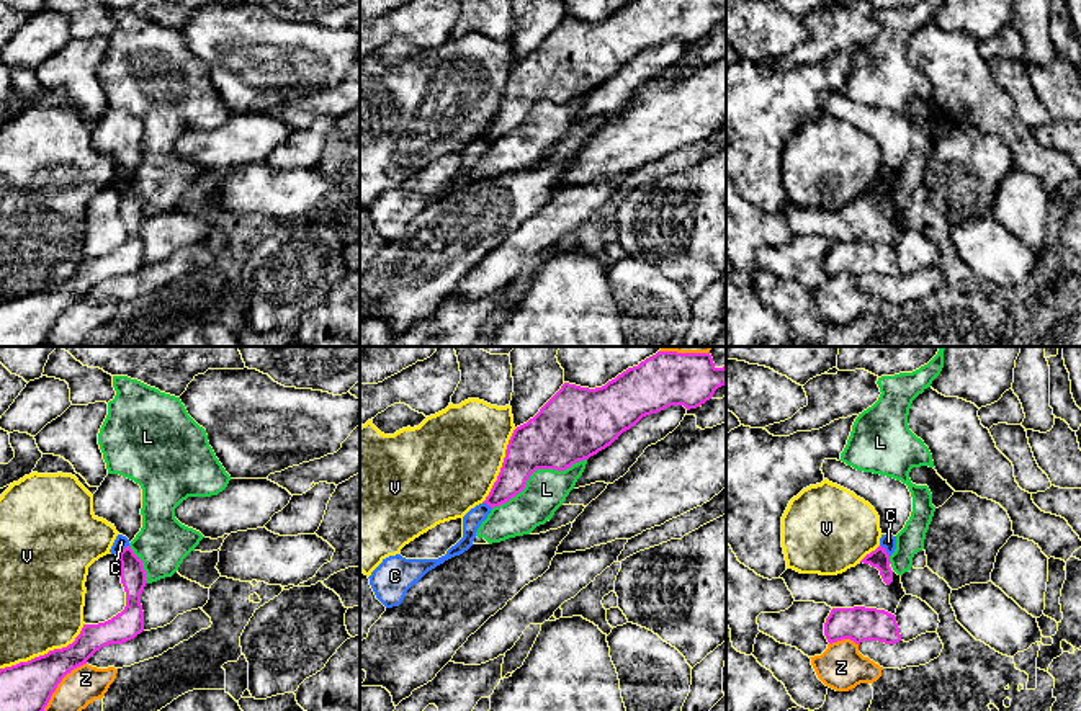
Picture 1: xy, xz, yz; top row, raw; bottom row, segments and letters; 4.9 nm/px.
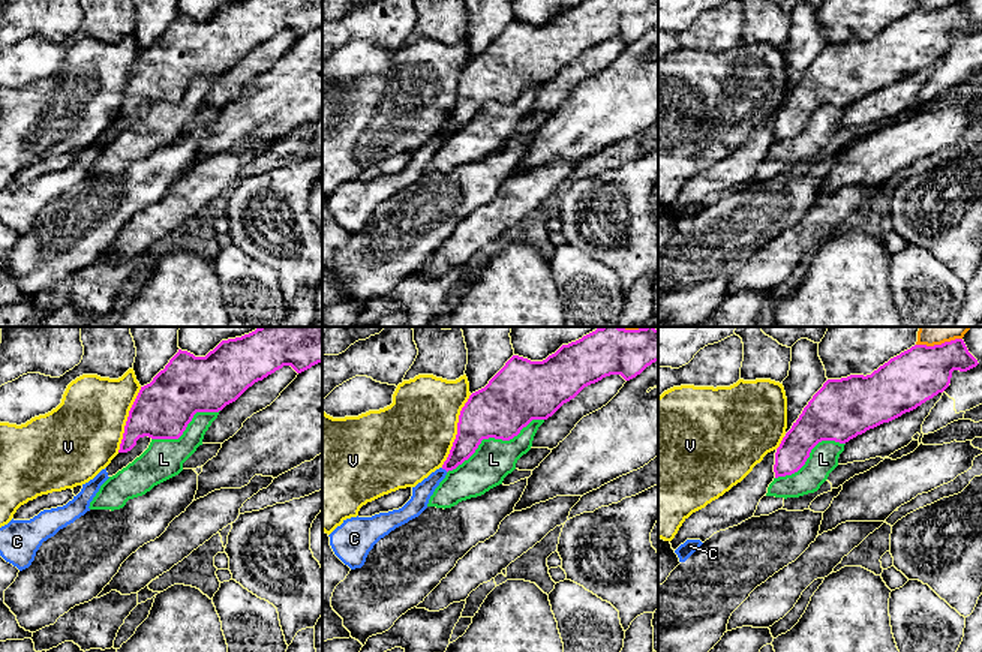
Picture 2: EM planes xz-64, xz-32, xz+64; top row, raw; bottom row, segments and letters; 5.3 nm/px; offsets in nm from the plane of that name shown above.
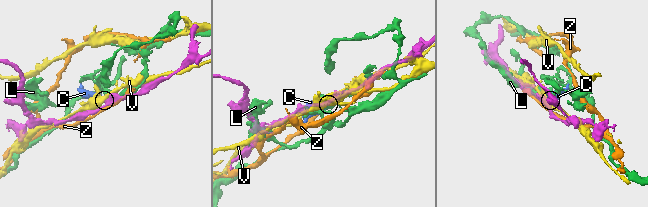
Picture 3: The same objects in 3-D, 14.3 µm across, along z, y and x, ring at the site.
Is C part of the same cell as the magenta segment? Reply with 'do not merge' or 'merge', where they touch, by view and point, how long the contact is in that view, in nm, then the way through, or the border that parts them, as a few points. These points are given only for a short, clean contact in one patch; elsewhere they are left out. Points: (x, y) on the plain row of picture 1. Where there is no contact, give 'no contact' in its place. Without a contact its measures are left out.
do not merge; contact yz (885, 185); length 80 nm; border yz (880, 178), (888, 190)

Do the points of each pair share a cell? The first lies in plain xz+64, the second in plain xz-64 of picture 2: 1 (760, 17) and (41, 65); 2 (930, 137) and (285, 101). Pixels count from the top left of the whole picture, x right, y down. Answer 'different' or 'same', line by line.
1: same
2: same

